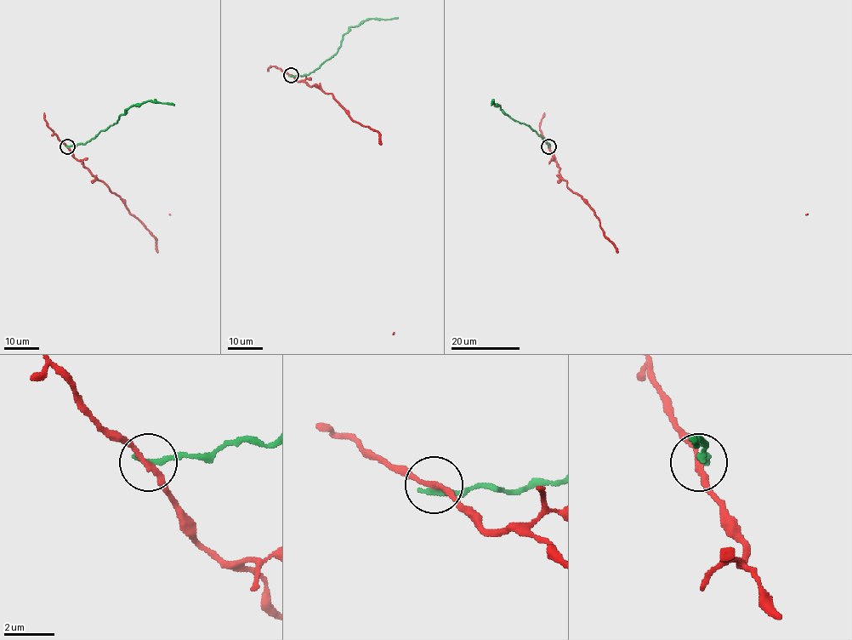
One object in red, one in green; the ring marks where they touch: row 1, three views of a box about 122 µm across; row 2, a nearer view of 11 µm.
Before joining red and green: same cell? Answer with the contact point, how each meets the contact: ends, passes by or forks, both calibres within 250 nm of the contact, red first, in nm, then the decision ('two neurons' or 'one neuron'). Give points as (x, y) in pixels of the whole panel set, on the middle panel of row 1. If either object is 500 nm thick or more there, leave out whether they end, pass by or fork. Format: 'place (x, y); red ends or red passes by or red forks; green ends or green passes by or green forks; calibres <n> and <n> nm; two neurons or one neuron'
place (291, 75); red passes by; green ends; calibres 200 and 240 nm; two neurons

